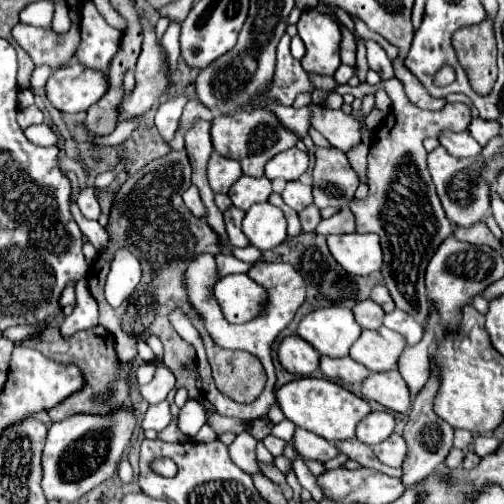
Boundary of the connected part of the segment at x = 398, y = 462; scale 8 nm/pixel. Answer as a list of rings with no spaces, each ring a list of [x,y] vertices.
[[[392,434],[384,442],[372,446],[372,450],[374,450],[376,458],[380,458],[384,464],[398,468],[398,466],[402,466],[402,460],[406,456],[406,442],[402,436]]]

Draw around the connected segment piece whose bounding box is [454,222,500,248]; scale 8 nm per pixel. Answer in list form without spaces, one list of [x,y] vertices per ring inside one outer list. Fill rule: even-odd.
[[[476,222],[470,228],[458,226],[456,232],[454,232],[454,238],[462,240],[462,242],[470,242],[470,244],[488,244],[492,248],[498,248],[500,246],[500,240],[496,240],[492,236],[492,232],[488,230],[488,226],[484,222]]]

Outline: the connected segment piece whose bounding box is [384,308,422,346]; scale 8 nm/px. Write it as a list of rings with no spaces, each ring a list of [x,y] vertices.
[[[396,308],[394,312],[384,316],[384,326],[402,334],[406,340],[406,346],[414,346],[422,340],[422,326],[408,312],[404,312],[400,308]]]

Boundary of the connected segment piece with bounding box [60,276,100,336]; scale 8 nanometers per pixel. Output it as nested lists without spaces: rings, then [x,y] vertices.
[[[86,276],[80,278],[80,284],[76,284],[76,308],[72,312],[70,318],[64,320],[64,324],[60,326],[60,334],[62,336],[74,336],[78,330],[88,330],[92,326],[98,326],[98,302],[94,300],[94,296],[88,290],[88,280]]]

